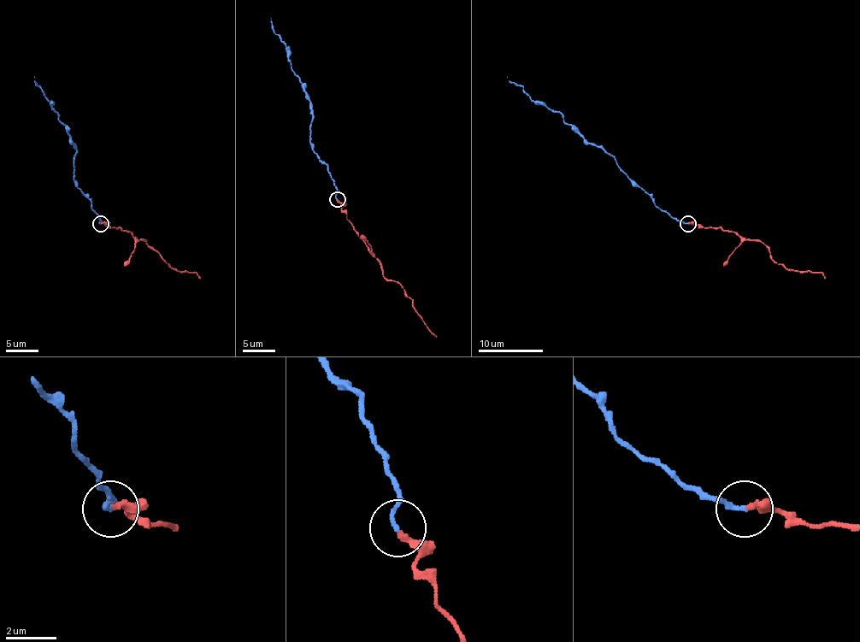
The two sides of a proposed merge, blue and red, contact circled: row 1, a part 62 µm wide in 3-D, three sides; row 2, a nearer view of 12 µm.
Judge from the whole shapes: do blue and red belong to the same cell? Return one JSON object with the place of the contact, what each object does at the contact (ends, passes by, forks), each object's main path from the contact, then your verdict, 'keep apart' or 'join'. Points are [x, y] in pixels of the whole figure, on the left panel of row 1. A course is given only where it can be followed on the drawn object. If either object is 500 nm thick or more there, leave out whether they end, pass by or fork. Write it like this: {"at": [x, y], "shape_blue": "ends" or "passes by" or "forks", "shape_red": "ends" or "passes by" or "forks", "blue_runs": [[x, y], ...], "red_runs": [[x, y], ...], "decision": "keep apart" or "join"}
{"at": [101, 223], "shape_blue": "ends", "shape_red": "ends", "blue_runs": [[101, 224], [90, 199], [77, 186], [73, 179], [75, 144], [35, 82], [35, 77]], "red_runs": [[101, 224], [119, 227], [138, 240], [144, 240], [175, 271], [195, 272], [199, 279]], "decision": "join"}

